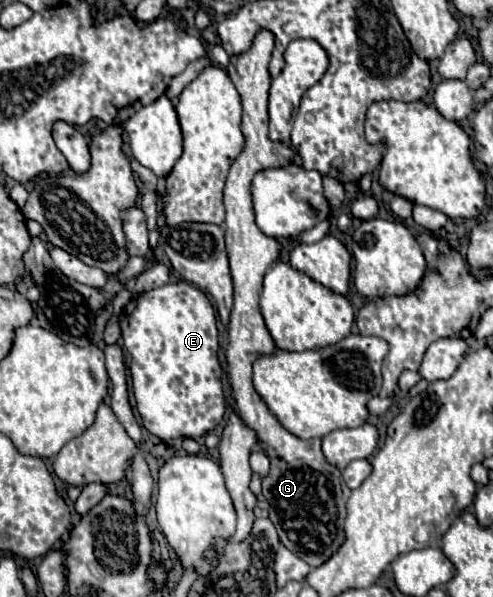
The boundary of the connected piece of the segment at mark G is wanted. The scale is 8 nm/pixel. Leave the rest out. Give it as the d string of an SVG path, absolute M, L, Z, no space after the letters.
M259 29L251 41L251 47L241 53L233 55L227 73L241 95L243 105L243 121L241 131L245 137L243 151L233 161L229 175L227 175L227 193L223 189L223 205L225 205L225 243L227 255L231 265L231 277L235 287L235 305L231 309L229 321L229 335L227 335L227 363L229 363L229 383L235 395L235 405L239 407L239 415L243 421L257 431L259 441L267 445L267 455L271 459L269 477L263 479L263 495L269 503L269 519L273 521L279 539L285 543L287 549L295 551L305 563L311 567L319 567L325 563L343 543L343 521L345 521L345 503L351 495L349 487L343 483L341 471L327 463L321 451L321 439L299 439L291 435L281 423L267 411L267 405L259 399L257 391L251 383L251 365L259 355L275 351L275 343L265 327L265 321L259 311L259 293L263 287L265 271L277 261L281 253L281 245L263 235L255 225L255 215L251 207L251 179L255 171L267 167L285 167L293 161L291 147L277 147L267 137L267 97L269 97L269 59L275 45L275 37L267 29Z

